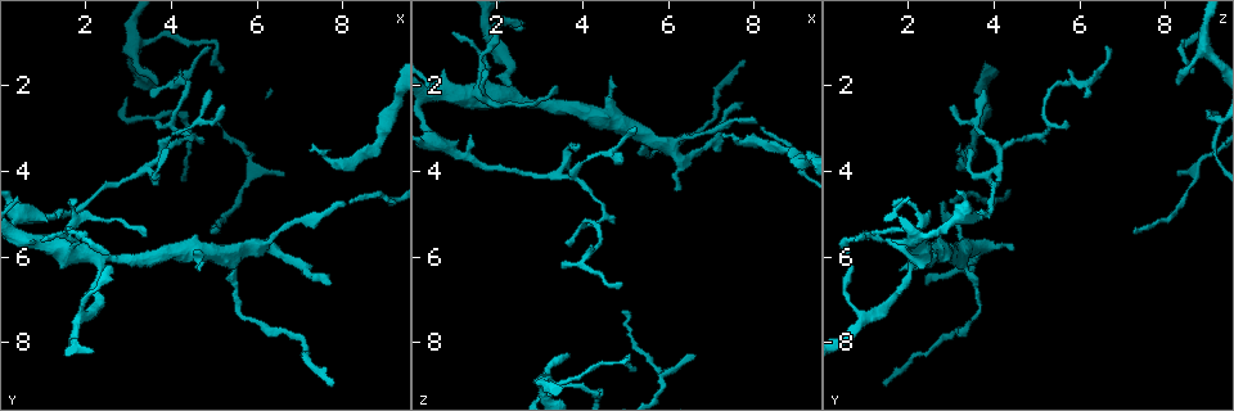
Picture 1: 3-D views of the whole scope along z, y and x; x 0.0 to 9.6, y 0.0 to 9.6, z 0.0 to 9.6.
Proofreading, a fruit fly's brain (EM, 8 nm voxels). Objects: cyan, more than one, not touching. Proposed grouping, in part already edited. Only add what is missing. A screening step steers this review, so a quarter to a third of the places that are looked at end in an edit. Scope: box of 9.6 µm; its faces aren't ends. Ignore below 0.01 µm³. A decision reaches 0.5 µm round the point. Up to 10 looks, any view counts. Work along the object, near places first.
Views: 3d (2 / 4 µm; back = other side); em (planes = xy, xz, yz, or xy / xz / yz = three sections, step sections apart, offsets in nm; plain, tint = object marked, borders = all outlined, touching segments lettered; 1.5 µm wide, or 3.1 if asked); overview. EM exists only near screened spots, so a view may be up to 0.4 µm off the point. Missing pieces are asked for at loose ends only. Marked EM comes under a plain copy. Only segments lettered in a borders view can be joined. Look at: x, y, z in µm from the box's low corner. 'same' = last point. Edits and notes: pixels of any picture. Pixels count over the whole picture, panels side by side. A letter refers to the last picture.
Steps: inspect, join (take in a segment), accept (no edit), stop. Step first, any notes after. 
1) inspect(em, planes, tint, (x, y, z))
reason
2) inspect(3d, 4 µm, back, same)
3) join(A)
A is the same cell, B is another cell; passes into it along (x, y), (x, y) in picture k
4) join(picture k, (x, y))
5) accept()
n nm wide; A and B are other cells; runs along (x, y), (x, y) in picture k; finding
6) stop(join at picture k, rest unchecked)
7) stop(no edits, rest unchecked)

inspect(3d, 4 µm, (3.60, 2.85, 5.65))
tapers out

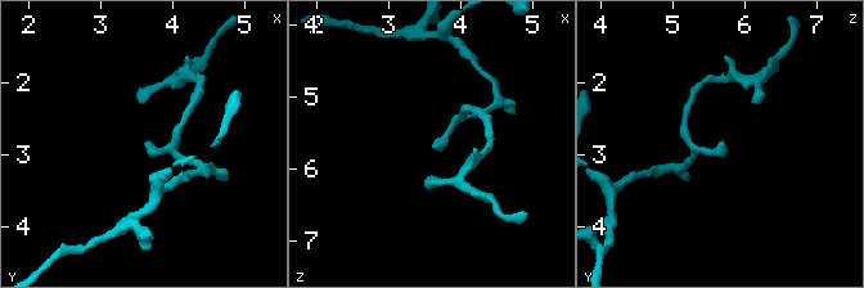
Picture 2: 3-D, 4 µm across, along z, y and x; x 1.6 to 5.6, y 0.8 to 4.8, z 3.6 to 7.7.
inspect(em, planes, borders, (3.60, 2.80, 5.70))
shape alone is not enough

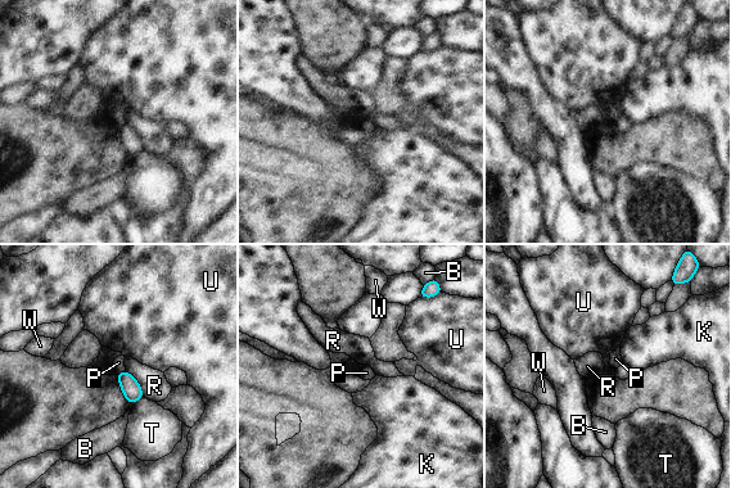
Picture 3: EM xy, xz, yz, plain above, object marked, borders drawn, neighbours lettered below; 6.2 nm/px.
accept()
120 nm wide; B, K, P, R, T, U and W are other cells; border along (125, 369), (117, 374) in picture 3; no lettered segment goes on from it

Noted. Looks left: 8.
inspect(3d, 2 µm, (6.15, 5.85, 4.45))
branch stops here

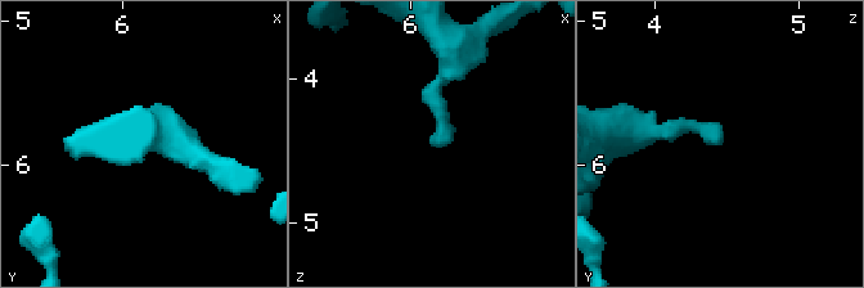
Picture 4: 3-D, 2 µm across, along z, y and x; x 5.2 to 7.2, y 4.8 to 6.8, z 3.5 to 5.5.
inspect(em, planes, borders, (6.12, 5.82, 4.46))

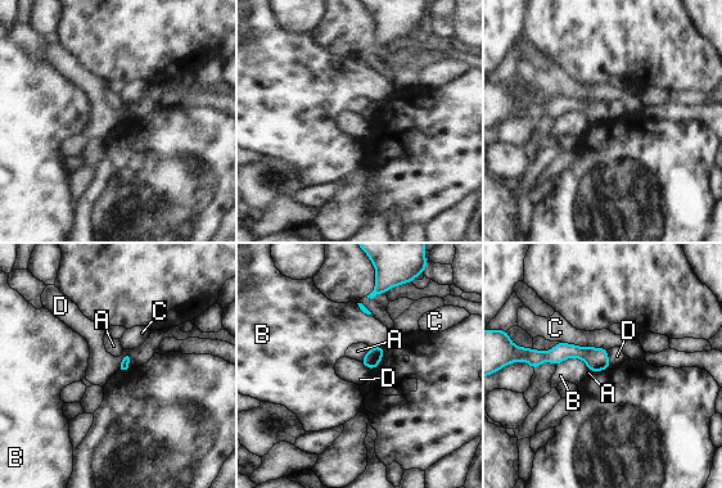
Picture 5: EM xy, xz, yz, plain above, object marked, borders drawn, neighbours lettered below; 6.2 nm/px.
accept()
A, B, C and D are other cells; no lettered segment goes on from it

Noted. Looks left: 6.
inspect(em, yz, step 4, tint, (0.95, 5.65, 0.75))

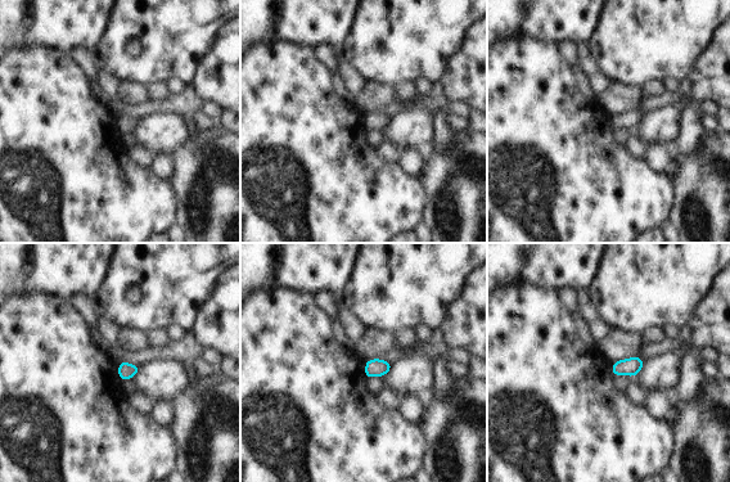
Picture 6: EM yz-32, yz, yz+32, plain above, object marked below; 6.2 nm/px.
inspect(em, planes, borders, same)
another direction

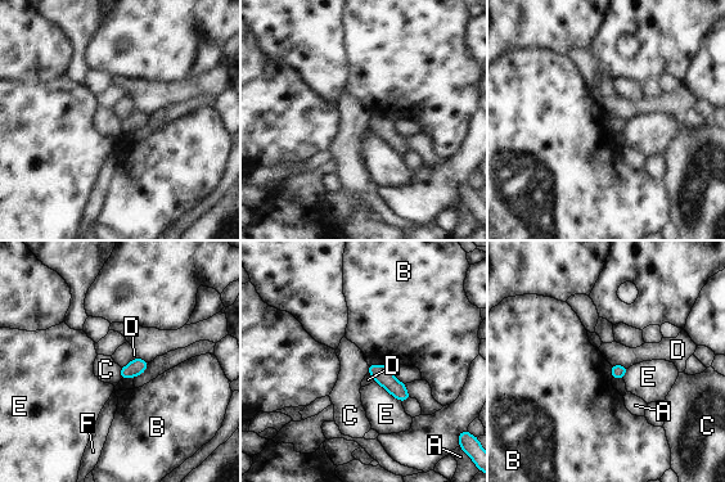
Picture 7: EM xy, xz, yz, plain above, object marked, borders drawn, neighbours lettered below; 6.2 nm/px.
accept()
A, B, C, D, E and F are other cells; border along (134, 377), (121, 379) in picture 7; none of them fits

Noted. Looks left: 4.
inspect(3d, 4 µm, (5.00, 1.15, 6.75))
an open end

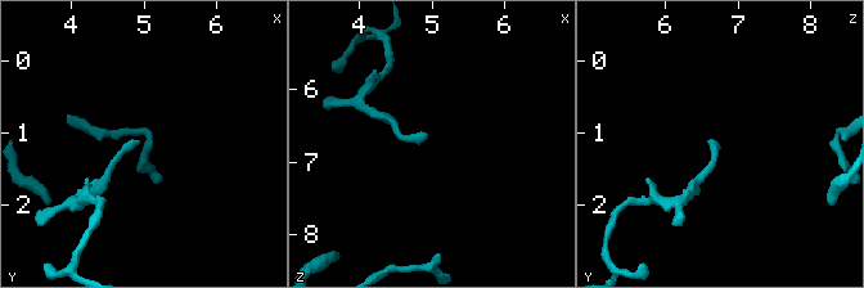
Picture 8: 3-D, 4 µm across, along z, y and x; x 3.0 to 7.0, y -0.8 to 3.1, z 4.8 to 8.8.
inspect(em, yz, step 8, borders, (4.95, 1.10, 6.70))
need the tissue

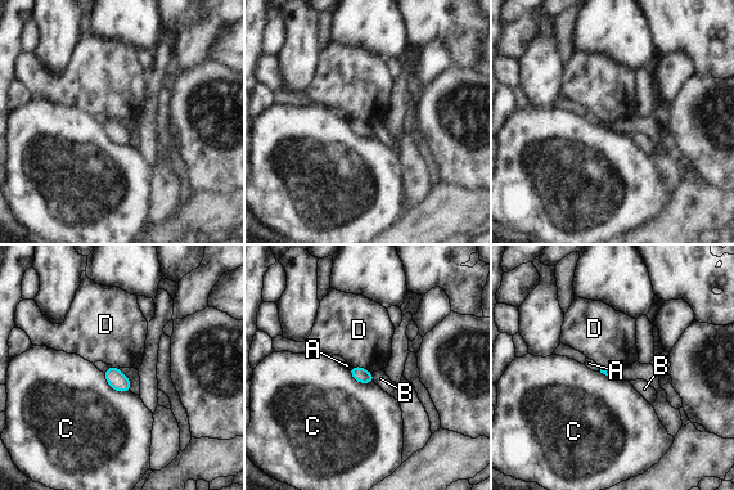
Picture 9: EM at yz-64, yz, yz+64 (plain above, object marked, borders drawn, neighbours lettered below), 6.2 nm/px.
inspect(em, planes, borders, same)
cut it another way

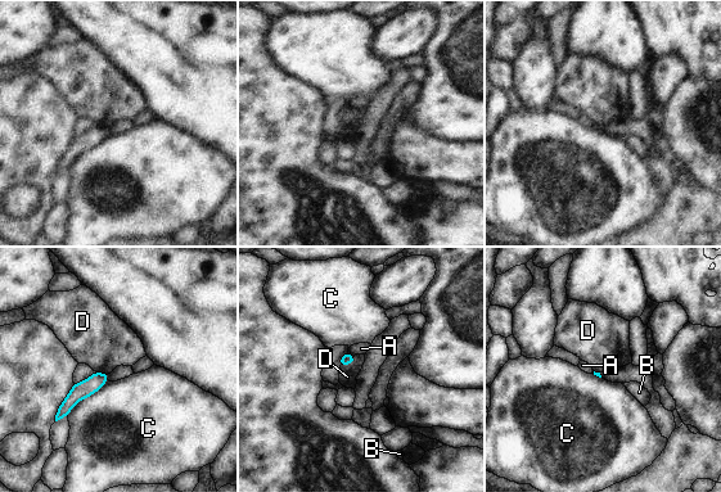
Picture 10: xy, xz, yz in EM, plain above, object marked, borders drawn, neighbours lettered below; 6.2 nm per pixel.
accept()
A, B, C and D are other cells; no lettered segment goes on from it

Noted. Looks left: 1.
stop(no edits, rest unchecked)

